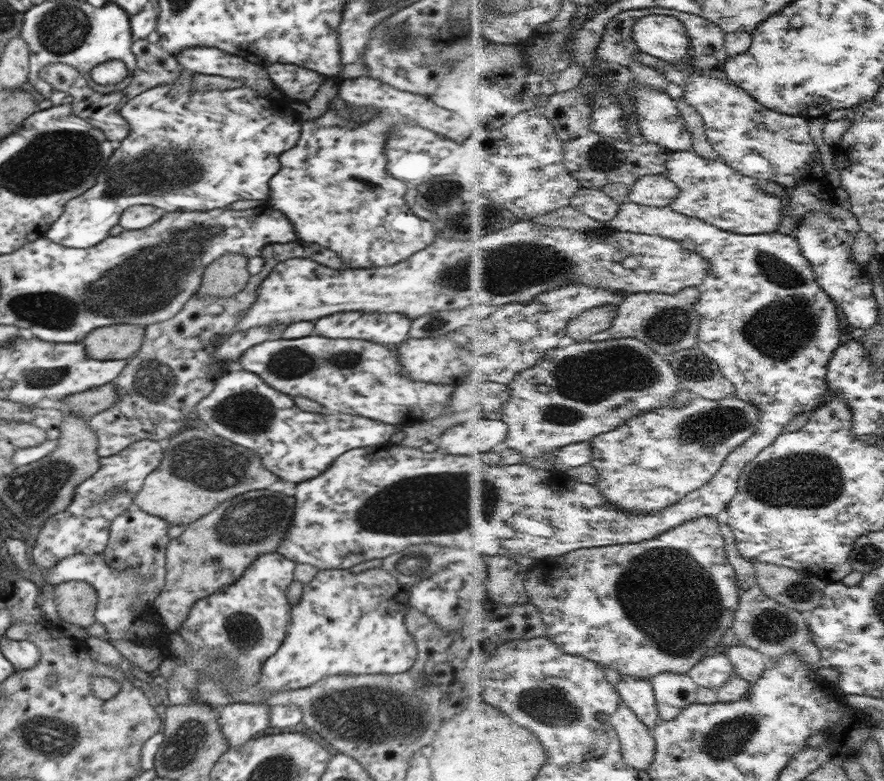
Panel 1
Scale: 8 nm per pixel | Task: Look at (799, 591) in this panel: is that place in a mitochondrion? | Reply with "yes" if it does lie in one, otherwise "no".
yes

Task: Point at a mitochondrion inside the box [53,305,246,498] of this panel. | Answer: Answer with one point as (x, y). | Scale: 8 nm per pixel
(153, 379)

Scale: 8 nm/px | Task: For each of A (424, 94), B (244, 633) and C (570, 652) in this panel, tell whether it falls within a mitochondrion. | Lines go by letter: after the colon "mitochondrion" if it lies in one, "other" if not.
A: other
B: mitochondrion
C: other

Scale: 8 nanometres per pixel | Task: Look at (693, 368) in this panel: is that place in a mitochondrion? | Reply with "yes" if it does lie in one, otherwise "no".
yes

